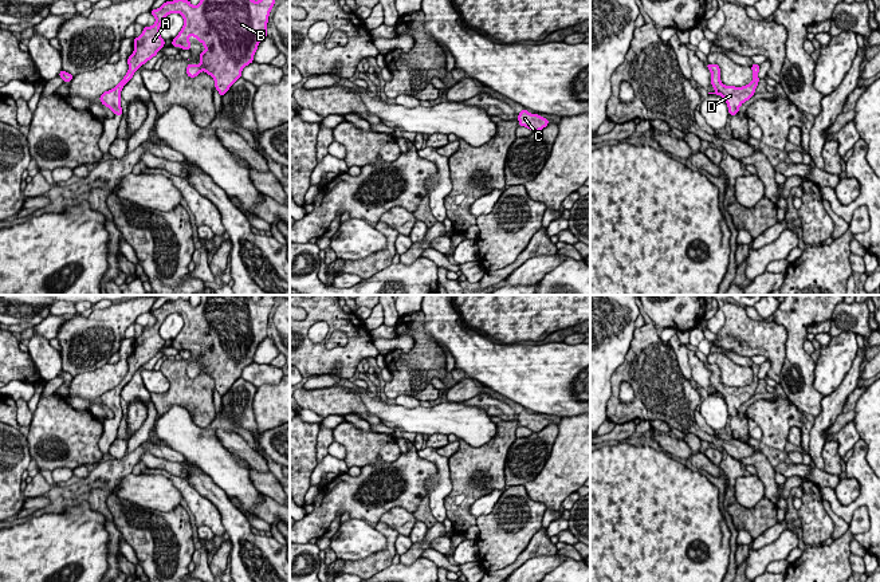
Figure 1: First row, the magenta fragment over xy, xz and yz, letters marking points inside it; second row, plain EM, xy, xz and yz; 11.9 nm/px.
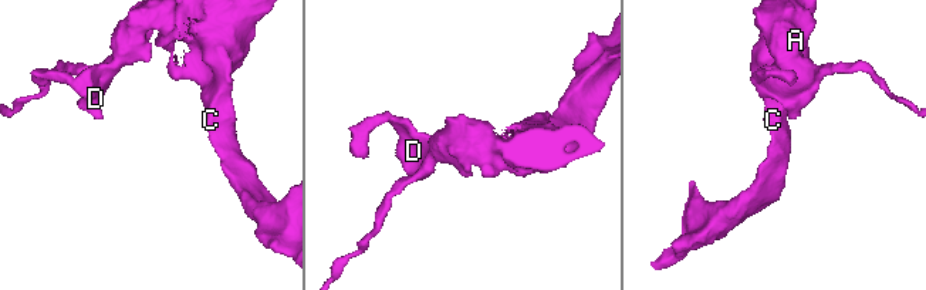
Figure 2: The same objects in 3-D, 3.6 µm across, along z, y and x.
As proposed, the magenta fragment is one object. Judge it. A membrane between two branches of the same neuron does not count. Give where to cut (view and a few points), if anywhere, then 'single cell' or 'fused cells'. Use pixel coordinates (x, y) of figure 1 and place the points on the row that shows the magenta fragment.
no cut | single cell

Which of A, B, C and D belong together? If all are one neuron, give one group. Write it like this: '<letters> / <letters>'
A B C D

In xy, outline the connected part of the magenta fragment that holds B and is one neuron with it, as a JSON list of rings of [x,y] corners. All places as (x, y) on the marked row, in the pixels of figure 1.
[[[173,0],[150,11],[156,23],[144,27],[144,32],[134,38],[134,52],[127,58],[129,70],[123,79],[111,90],[105,91],[99,101],[115,115],[122,115],[121,91],[134,72],[150,60],[165,46],[160,27],[170,13],[180,13],[184,25],[172,40],[173,47],[190,51],[192,35],[204,44],[200,63],[189,63],[189,78],[205,71],[215,80],[215,87],[223,97],[241,76],[245,66],[254,62],[259,43],[267,38],[268,16],[275,0],[201,0],[192,5],[189,0]]]

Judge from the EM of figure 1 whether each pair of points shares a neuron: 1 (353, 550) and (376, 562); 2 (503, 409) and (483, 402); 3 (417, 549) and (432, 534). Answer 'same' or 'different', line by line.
1: different
2: same
3: same

